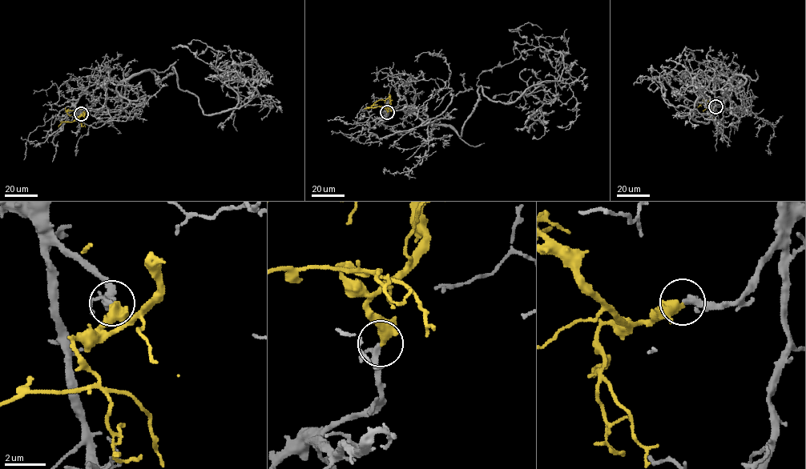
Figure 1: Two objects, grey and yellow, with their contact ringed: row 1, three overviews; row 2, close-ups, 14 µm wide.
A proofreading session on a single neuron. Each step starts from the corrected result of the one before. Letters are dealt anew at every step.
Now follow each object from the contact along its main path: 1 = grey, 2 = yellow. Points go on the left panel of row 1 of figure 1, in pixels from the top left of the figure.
1: (81, 114), (86, 87), (173, 67), (204, 114), (259, 96), (172, 47), (185, 47)
2: (81, 114), (81, 116), (85, 112), (81, 108), (66, 111), (71, 114)

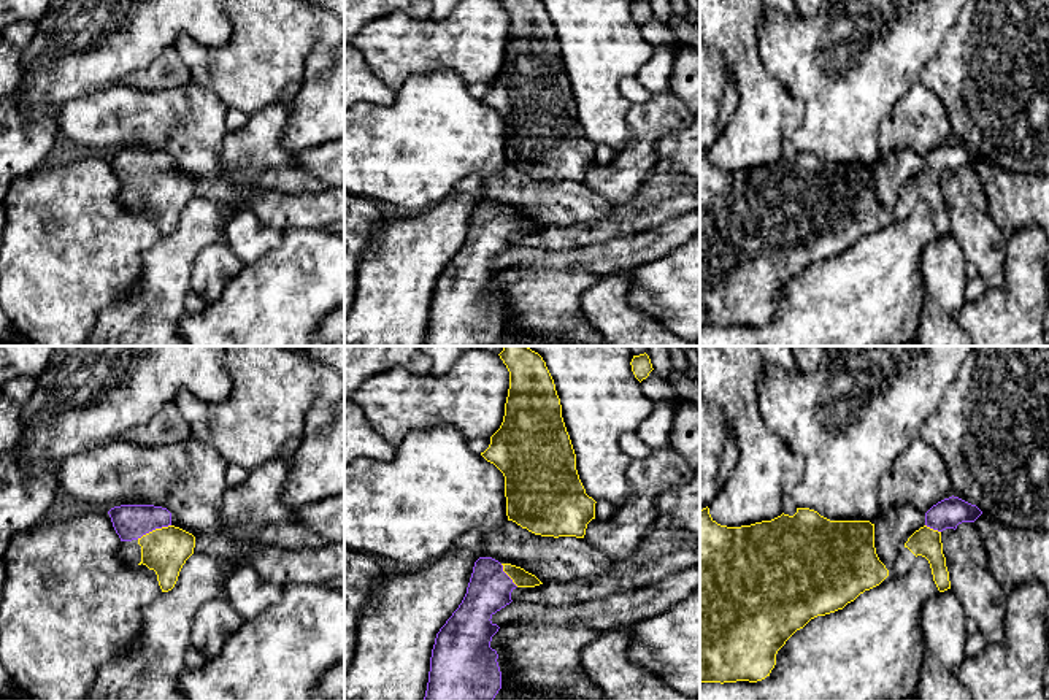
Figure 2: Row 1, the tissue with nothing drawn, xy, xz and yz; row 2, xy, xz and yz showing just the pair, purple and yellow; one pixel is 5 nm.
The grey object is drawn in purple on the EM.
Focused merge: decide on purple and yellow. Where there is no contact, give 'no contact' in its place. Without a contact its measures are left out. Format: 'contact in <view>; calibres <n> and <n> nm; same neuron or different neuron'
contact in xy; calibres 180 and 220 nm; same neuron

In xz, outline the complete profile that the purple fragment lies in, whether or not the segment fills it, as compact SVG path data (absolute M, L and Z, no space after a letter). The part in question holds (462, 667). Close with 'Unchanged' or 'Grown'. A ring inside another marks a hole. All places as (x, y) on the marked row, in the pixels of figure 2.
M479 557L462 603L436 633L424 700L494 700L501 689L501 671L497 662L498 654L490 648L490 641L500 627L490 619L513 602L511 592L516 587L540 584L543 583L535 575L521 567Z. Grown

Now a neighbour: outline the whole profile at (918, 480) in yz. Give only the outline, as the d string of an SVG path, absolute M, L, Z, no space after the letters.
M920 437L914 438L882 475L879 497L874 548L890 570L908 538L925 525L925 513L952 497L952 479L943 456Z

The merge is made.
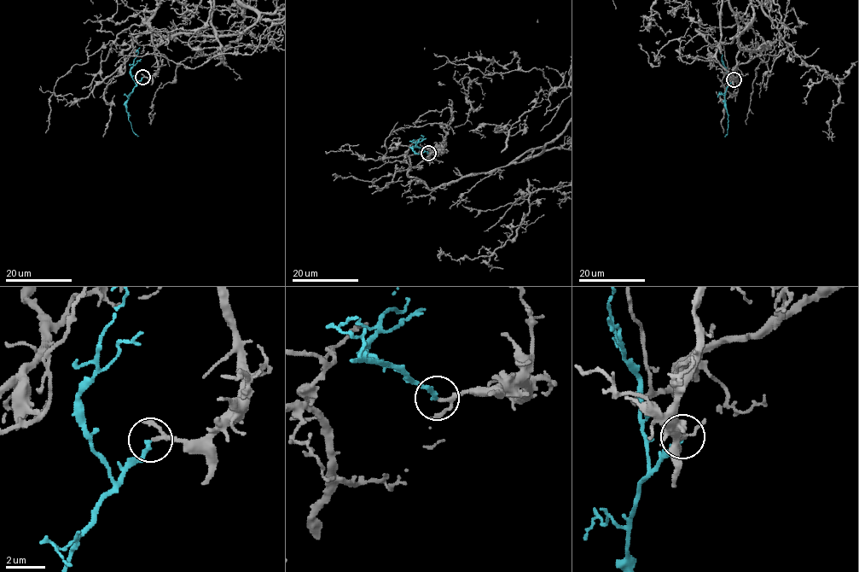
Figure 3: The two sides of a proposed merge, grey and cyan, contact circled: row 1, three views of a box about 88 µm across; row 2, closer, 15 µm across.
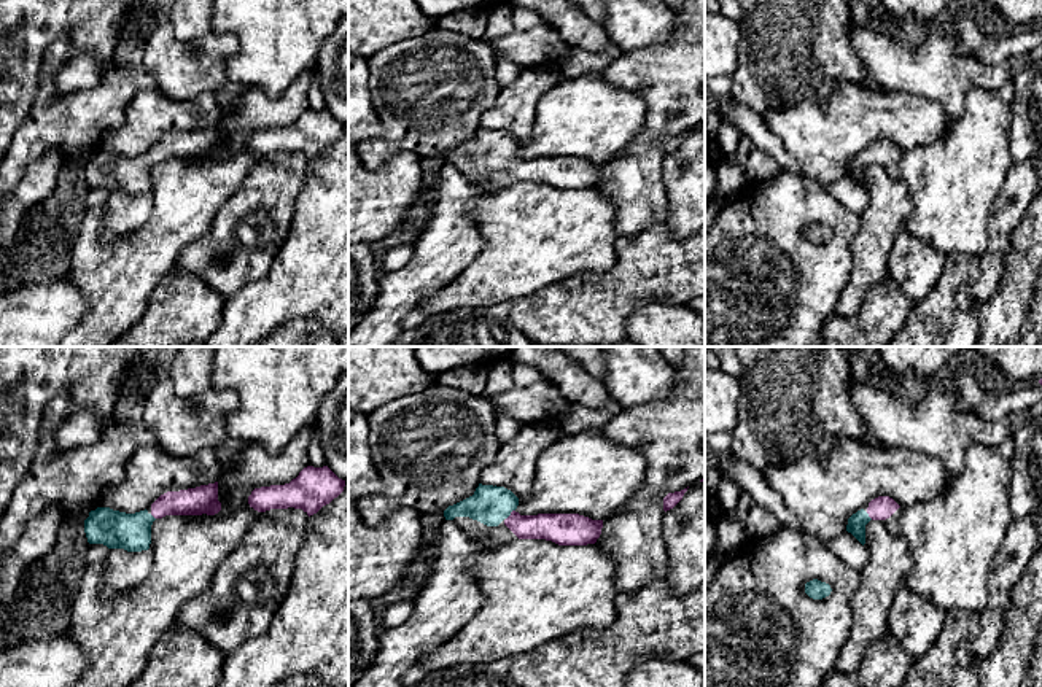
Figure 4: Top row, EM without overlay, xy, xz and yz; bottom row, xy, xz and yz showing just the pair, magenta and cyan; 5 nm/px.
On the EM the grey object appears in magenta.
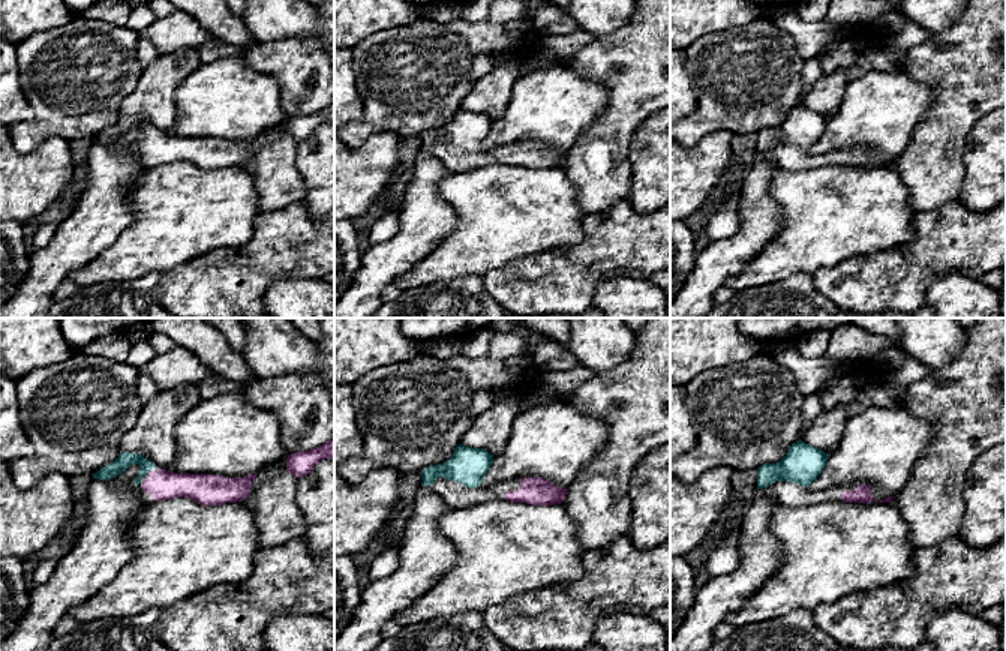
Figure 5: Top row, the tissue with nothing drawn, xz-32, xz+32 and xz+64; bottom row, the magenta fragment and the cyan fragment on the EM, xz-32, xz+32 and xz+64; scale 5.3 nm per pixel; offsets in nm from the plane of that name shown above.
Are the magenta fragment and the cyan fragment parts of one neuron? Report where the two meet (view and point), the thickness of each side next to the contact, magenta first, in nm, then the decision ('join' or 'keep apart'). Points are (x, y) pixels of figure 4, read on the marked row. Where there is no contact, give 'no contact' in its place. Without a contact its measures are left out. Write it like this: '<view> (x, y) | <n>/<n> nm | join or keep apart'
xz (511, 514) | 140/200 nm | join

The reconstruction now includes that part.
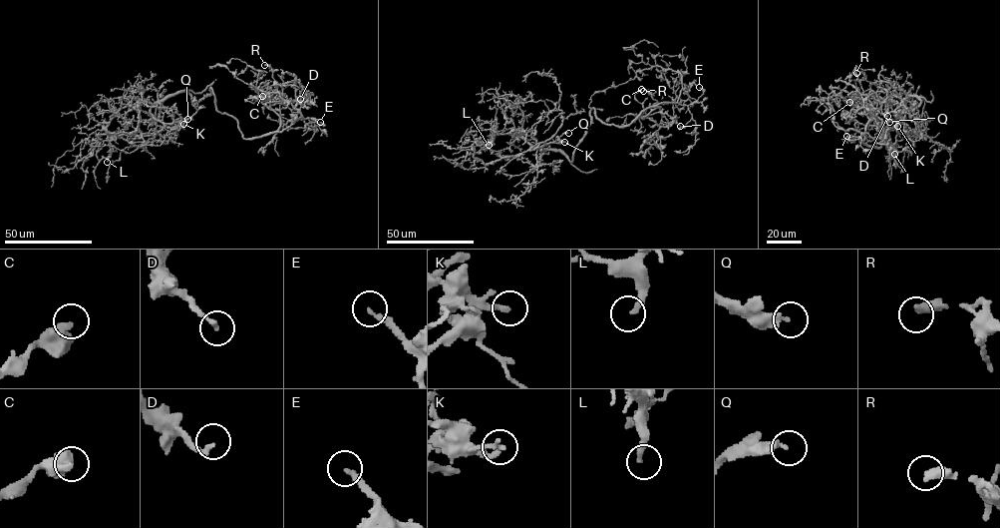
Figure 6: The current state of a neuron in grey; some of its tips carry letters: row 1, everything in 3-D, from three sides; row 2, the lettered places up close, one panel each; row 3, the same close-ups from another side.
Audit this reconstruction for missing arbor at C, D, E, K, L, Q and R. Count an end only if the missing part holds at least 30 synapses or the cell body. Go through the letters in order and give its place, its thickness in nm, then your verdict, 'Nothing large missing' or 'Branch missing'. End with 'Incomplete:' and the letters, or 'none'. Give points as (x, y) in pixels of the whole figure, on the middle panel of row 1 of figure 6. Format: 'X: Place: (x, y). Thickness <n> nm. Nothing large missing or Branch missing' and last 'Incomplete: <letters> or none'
C: Place: (641, 89). Thickness 440 nm. Nothing large missing
D: Place: (680, 126). Thickness 200 nm. Nothing large missing
E: Place: (699, 87). Thickness 240 nm. Branch missing
K: Place: (564, 142). Thickness 240 nm. Nothing large missing
L: Place: (489, 145). Thickness 240 nm. Branch missing
Q: Place: (568, 133). Thickness 320 nm. Nothing large missing
R: Place: (643, 91). Thickness 400 nm. Branch missing
Incomplete: E, L, R

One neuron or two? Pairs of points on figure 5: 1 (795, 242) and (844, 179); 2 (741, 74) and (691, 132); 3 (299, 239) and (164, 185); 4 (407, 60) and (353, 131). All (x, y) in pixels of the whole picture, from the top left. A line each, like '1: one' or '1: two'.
1: one
2: one
3: two
4: one

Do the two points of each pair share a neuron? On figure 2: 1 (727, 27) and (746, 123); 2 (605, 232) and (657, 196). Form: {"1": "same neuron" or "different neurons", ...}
{"1": "same neuron", "2": "same neuron"}

